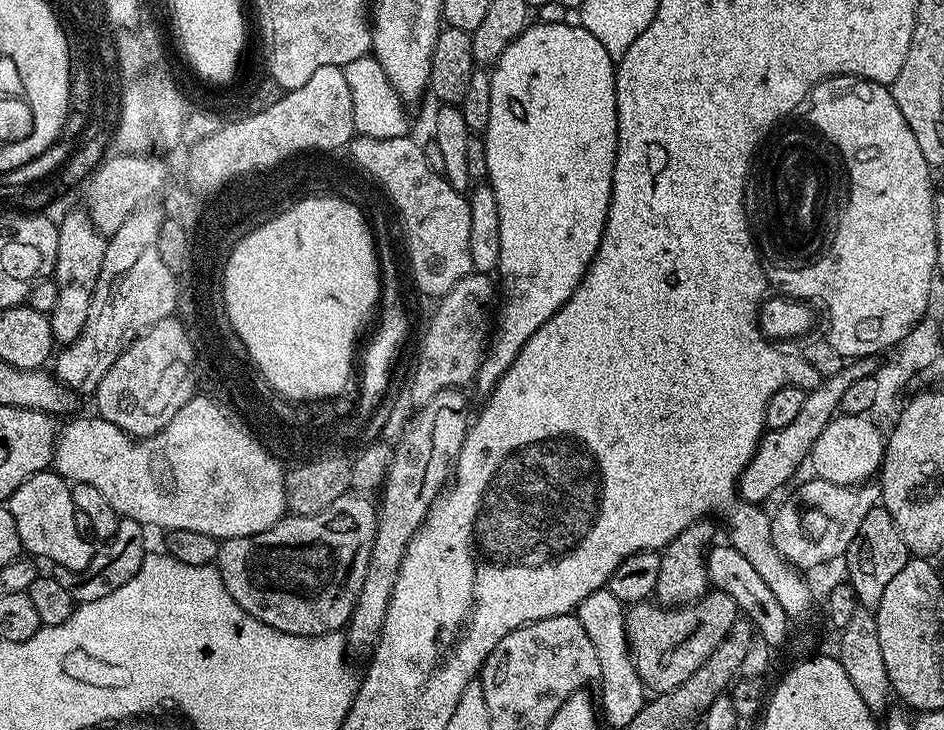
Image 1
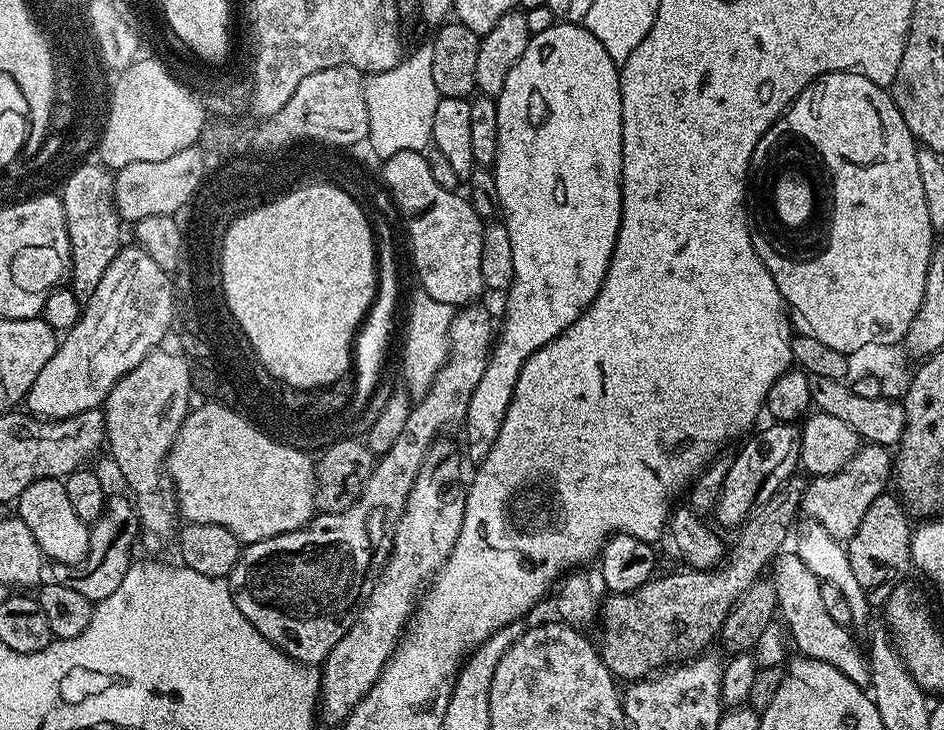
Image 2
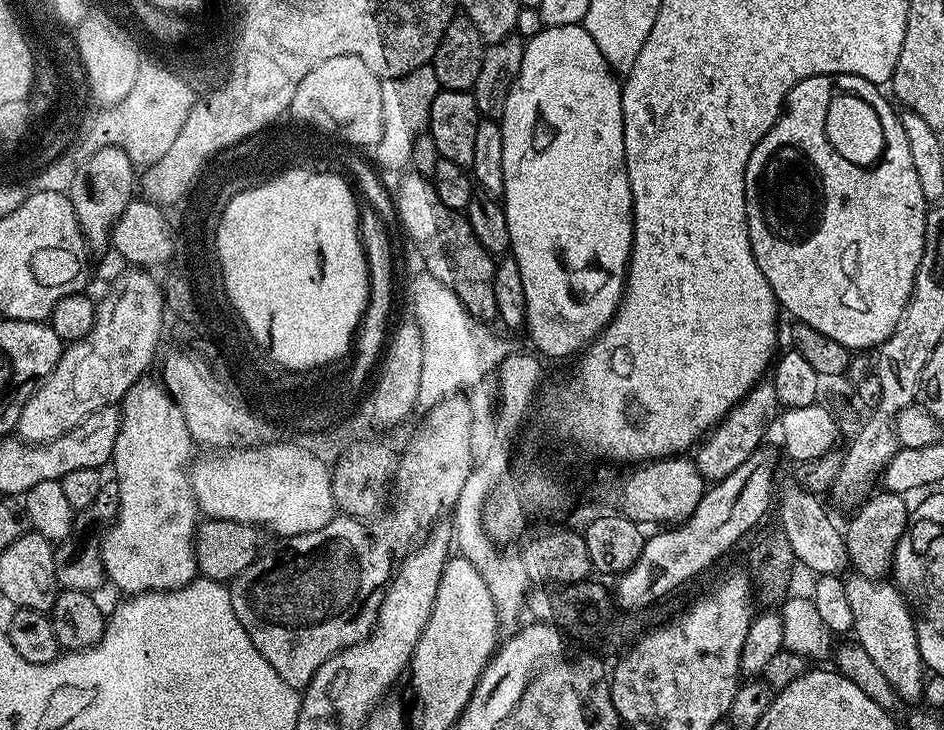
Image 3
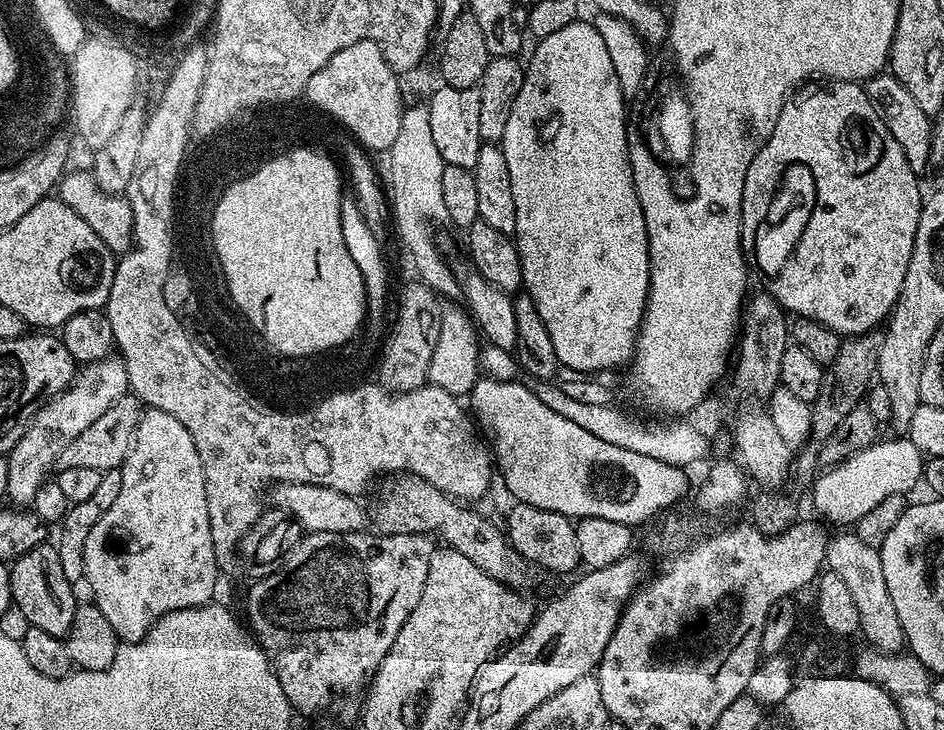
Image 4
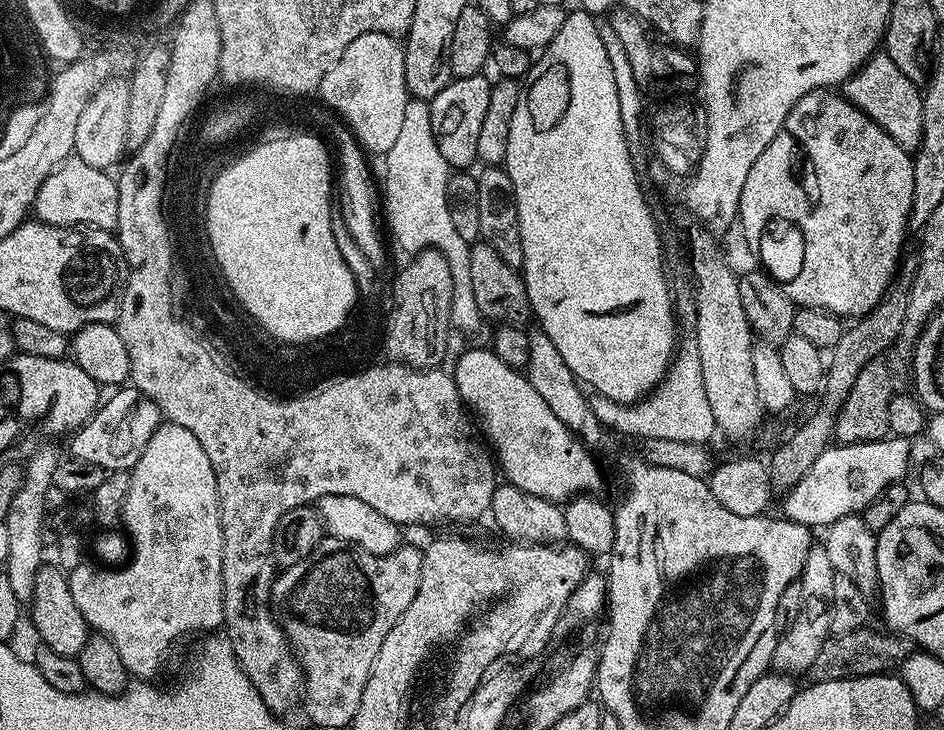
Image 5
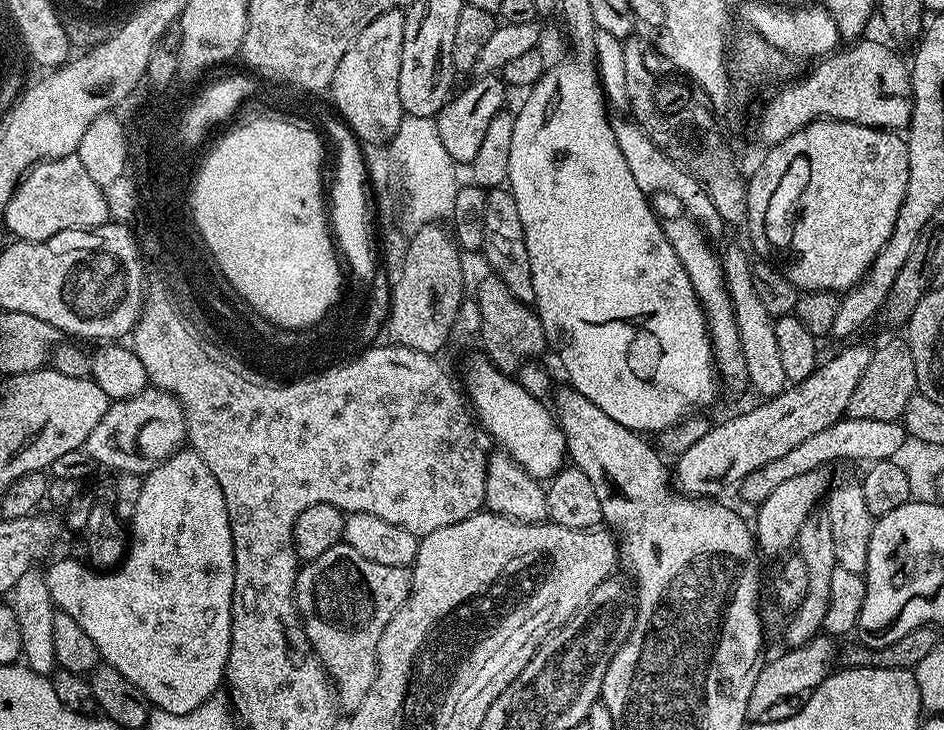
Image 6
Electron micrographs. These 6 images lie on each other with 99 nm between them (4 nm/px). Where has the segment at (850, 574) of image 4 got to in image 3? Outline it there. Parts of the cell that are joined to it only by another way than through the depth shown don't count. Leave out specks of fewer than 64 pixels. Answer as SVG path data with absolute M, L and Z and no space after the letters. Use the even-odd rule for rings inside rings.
M855 574L849 577L844 580L844 585L850 610L854 610L852 632L855 643L860 644L878 665L878 670L886 674L886 682L890 682L901 701L919 701L924 694L926 669L918 650L914 613L904 593L887 579L871 580Z

